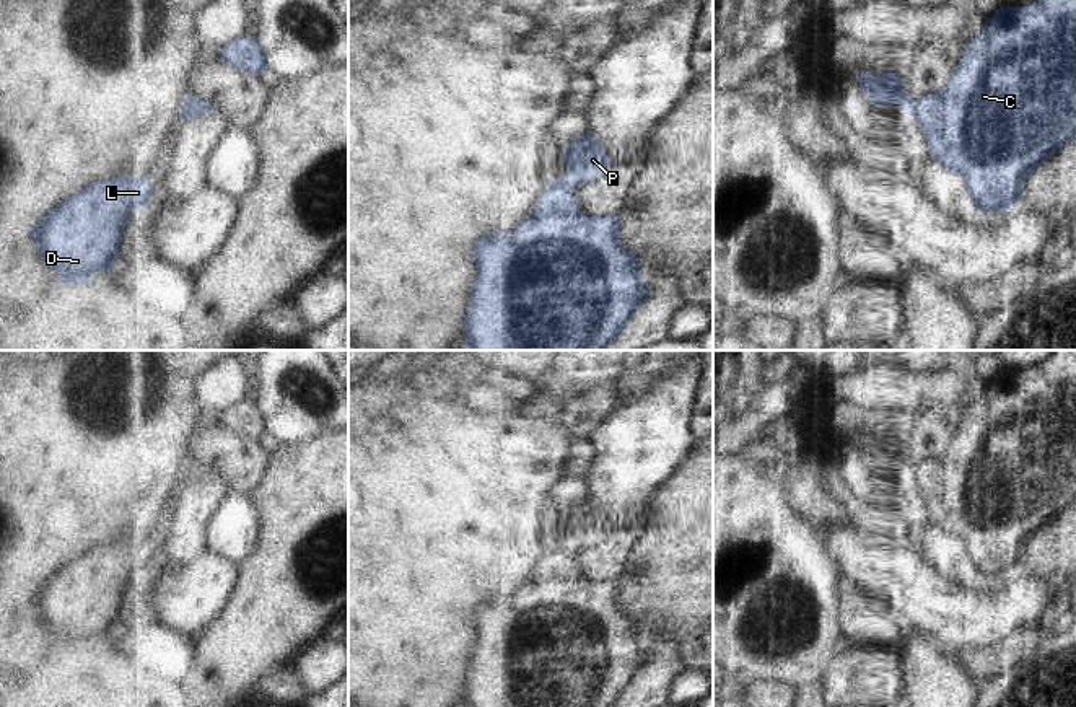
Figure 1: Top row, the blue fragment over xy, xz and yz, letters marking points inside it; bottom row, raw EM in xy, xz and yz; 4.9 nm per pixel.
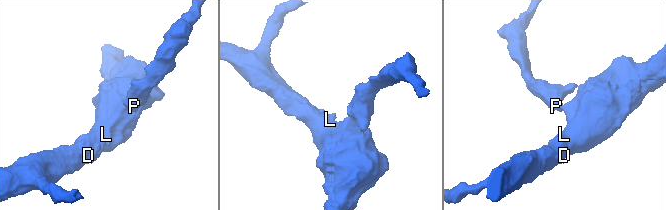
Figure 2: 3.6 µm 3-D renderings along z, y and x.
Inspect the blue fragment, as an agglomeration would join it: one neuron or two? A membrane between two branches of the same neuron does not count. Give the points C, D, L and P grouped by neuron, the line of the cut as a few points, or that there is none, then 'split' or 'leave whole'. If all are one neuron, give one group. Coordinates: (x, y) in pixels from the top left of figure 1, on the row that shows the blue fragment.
C D L / P; cut in xz along (560, 180), (572, 188); split

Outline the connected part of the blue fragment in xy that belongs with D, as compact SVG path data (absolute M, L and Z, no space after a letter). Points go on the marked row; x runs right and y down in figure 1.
M116 176L83 187L78 194L62 199L52 210L46 212L29 236L39 246L41 259L52 270L59 272L57 282L68 285L90 285L96 272L112 270L122 243L122 230L133 210L147 210L151 182L147 176Z

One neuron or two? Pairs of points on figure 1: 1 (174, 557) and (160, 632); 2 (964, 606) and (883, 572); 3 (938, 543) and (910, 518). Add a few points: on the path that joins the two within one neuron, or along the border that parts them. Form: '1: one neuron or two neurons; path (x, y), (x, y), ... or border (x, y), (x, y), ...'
1: two neurons; border (161, 621), (148, 626)
2: one neuron; path (944, 606), (930, 606), (902, 580)
3: two neurons; border (933, 526), (927, 535), (927, 559), (930, 564)

